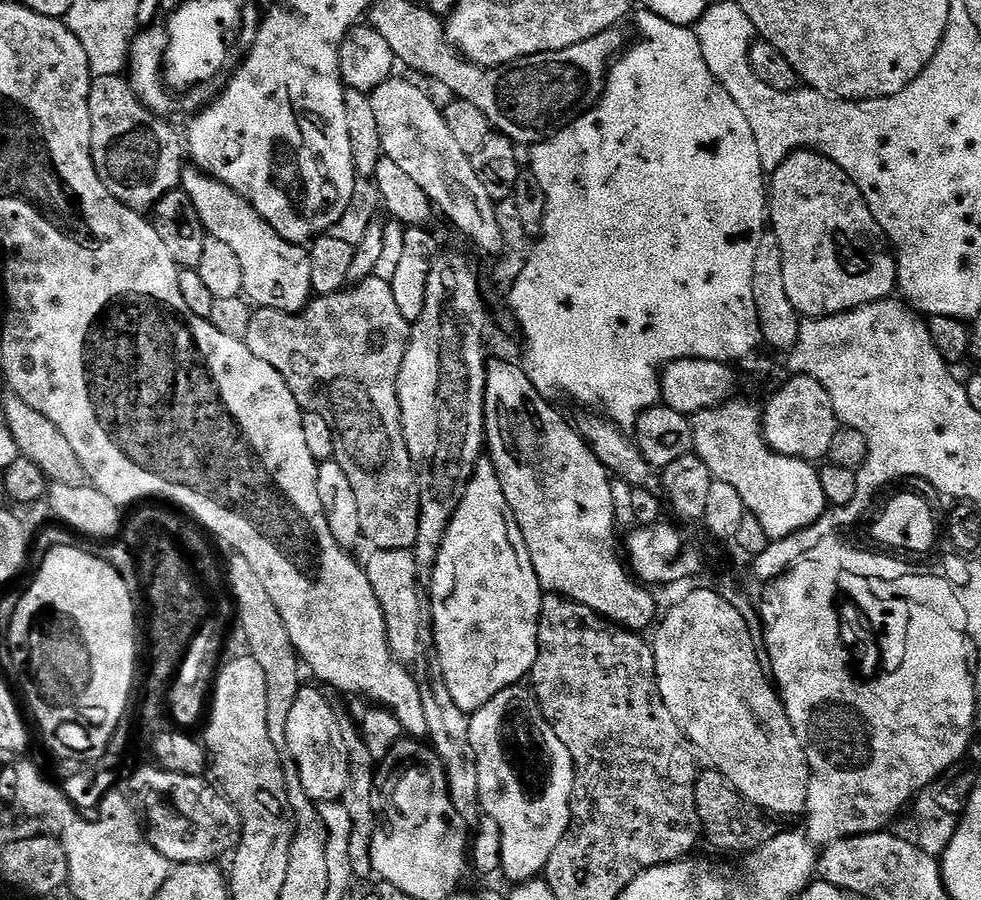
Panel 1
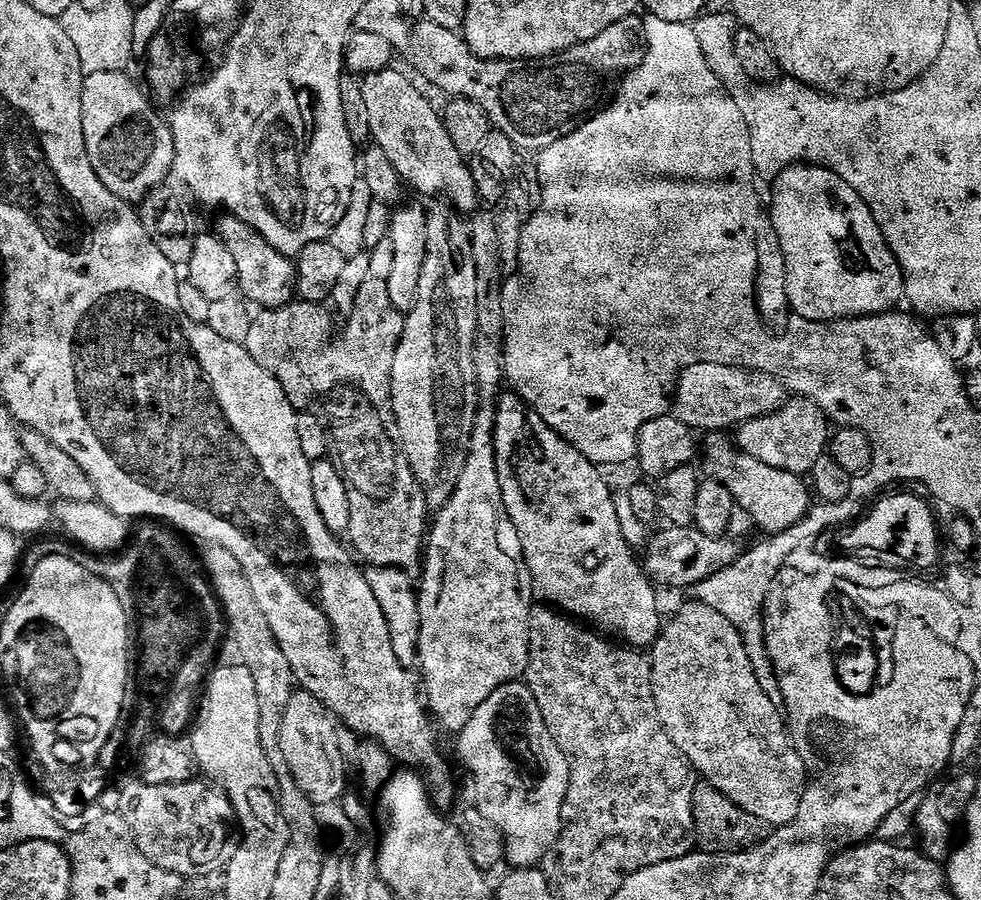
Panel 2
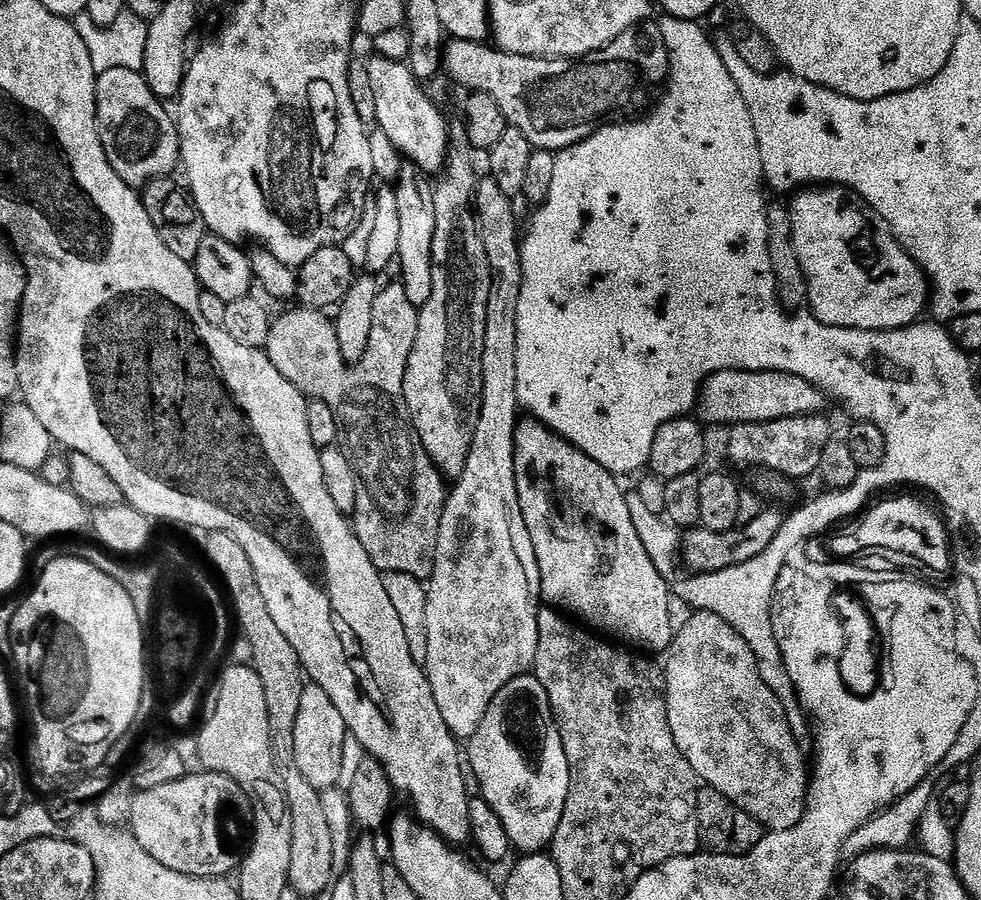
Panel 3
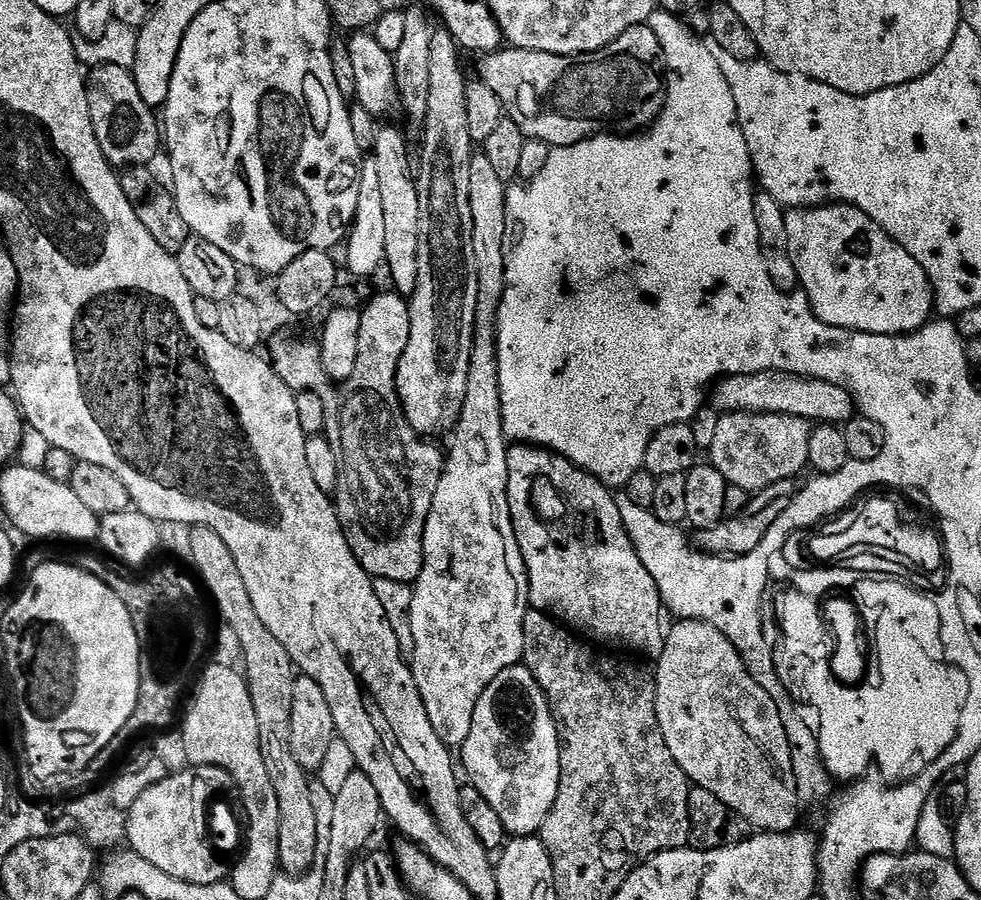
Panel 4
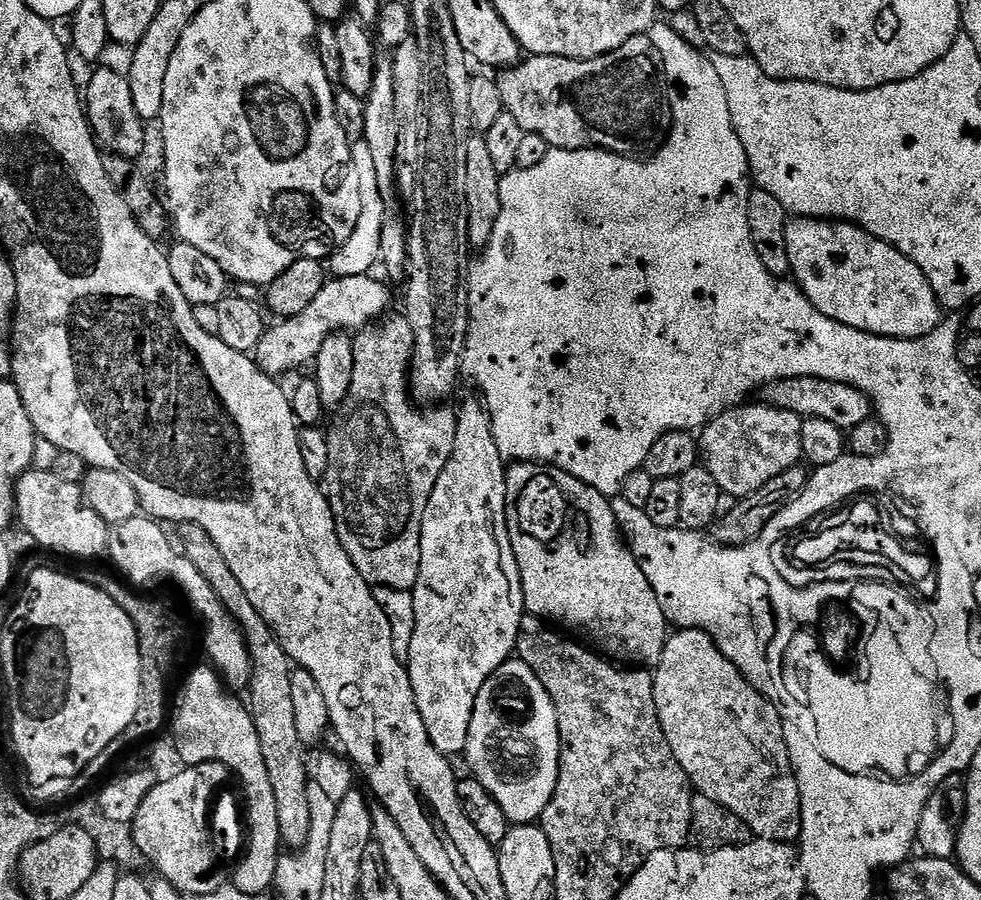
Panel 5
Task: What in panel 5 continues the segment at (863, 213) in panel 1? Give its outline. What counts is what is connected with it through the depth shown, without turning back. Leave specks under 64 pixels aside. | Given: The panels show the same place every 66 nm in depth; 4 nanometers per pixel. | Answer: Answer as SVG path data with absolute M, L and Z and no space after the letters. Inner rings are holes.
M819 218L789 219L786 226L786 254L790 254L791 275L806 298L810 298L813 306L826 314L826 318L834 318L834 322L842 322L842 326L857 328L875 336L889 336L895 340L917 340L940 325L942 305L926 274L922 274L922 270L918 270L918 266L897 248L874 238L874 234L858 224Z

